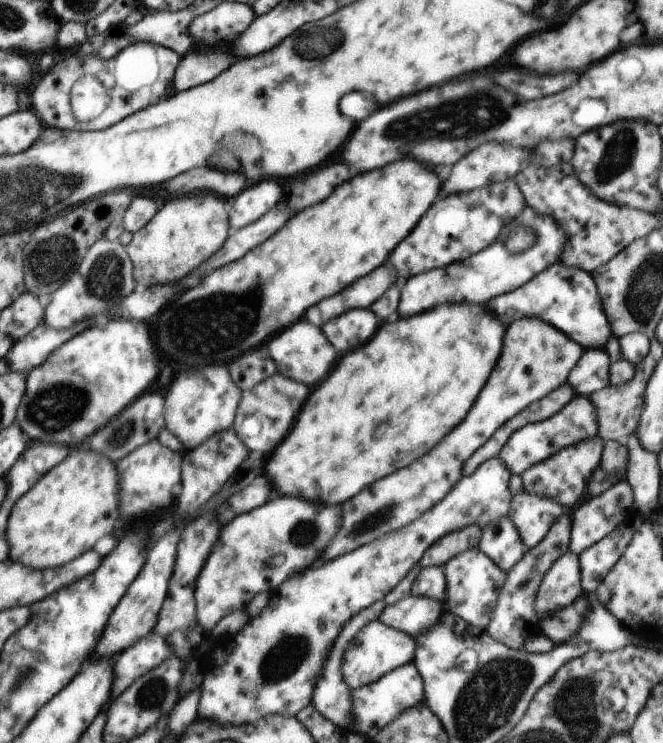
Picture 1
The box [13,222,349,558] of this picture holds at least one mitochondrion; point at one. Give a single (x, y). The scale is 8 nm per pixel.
(56, 406)

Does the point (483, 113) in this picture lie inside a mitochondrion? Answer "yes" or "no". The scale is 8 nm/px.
yes

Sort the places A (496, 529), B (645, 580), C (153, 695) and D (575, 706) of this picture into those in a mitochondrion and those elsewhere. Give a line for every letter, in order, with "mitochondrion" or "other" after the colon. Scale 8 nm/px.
A: other
B: other
C: mitochondrion
D: mitochondrion

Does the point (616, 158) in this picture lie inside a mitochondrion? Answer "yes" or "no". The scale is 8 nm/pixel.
yes

